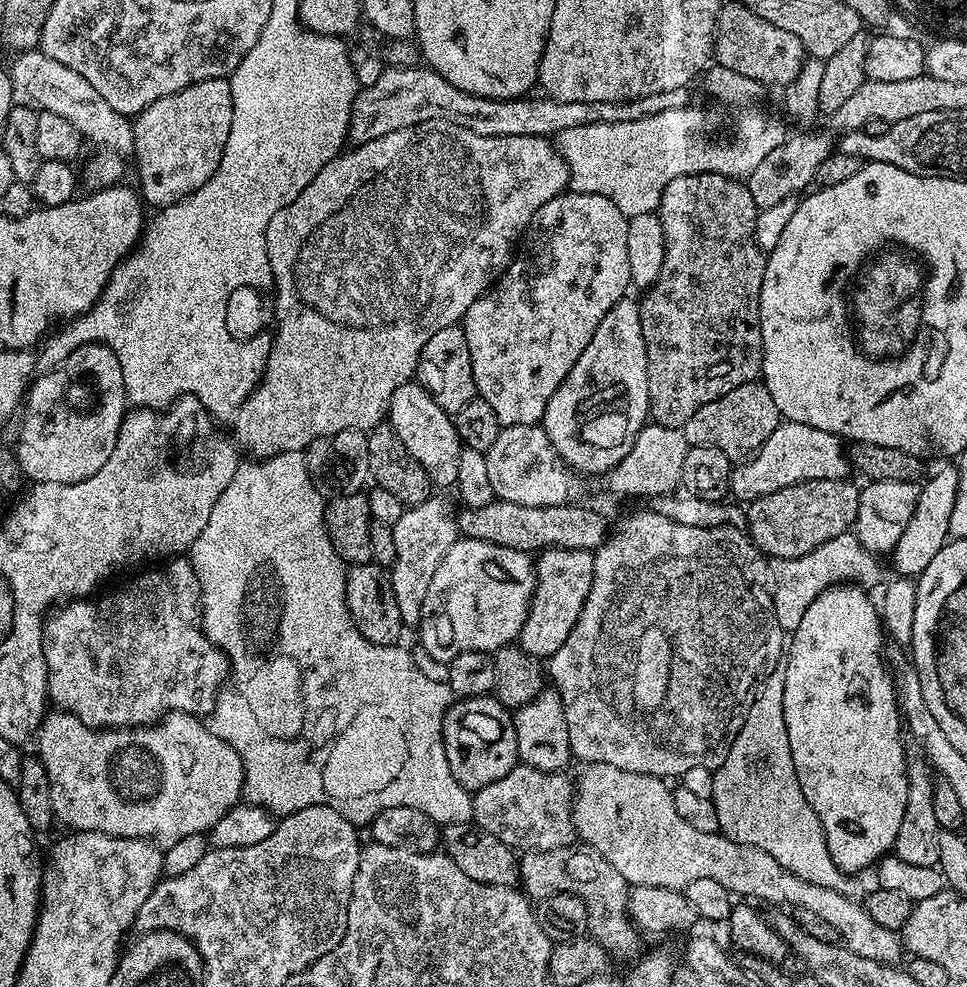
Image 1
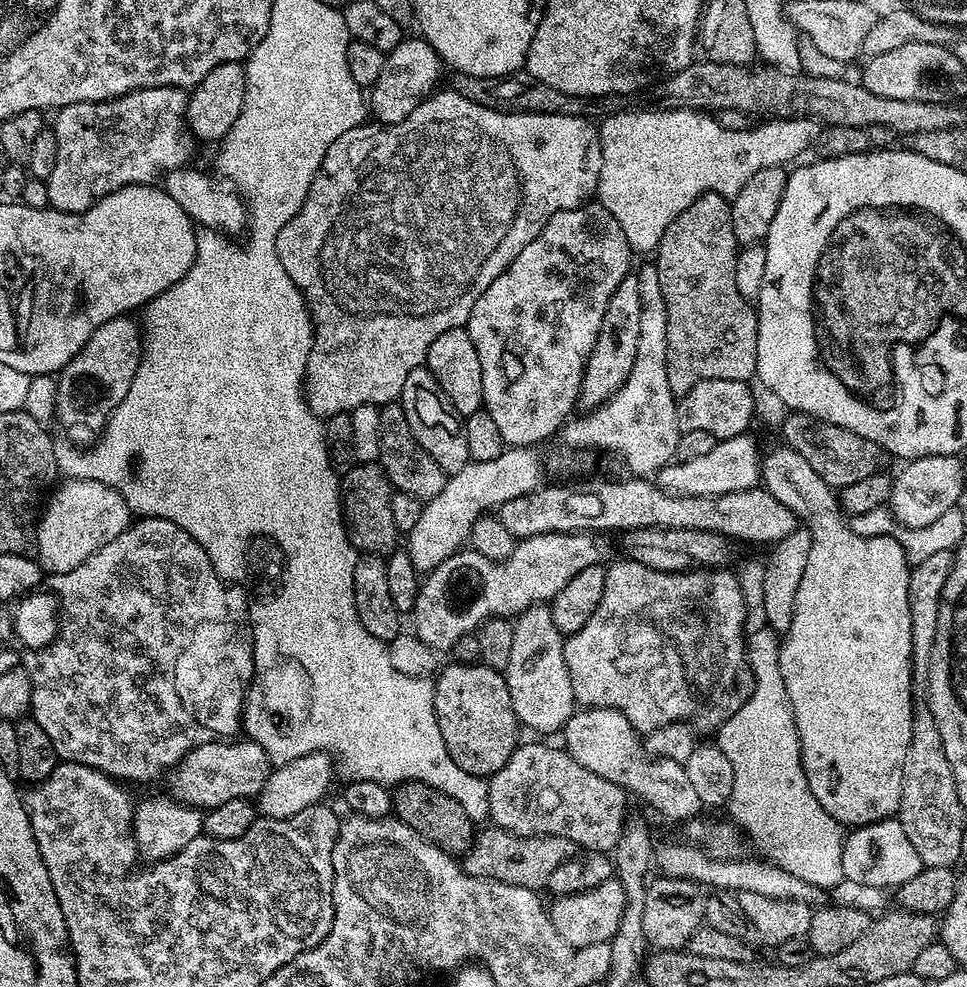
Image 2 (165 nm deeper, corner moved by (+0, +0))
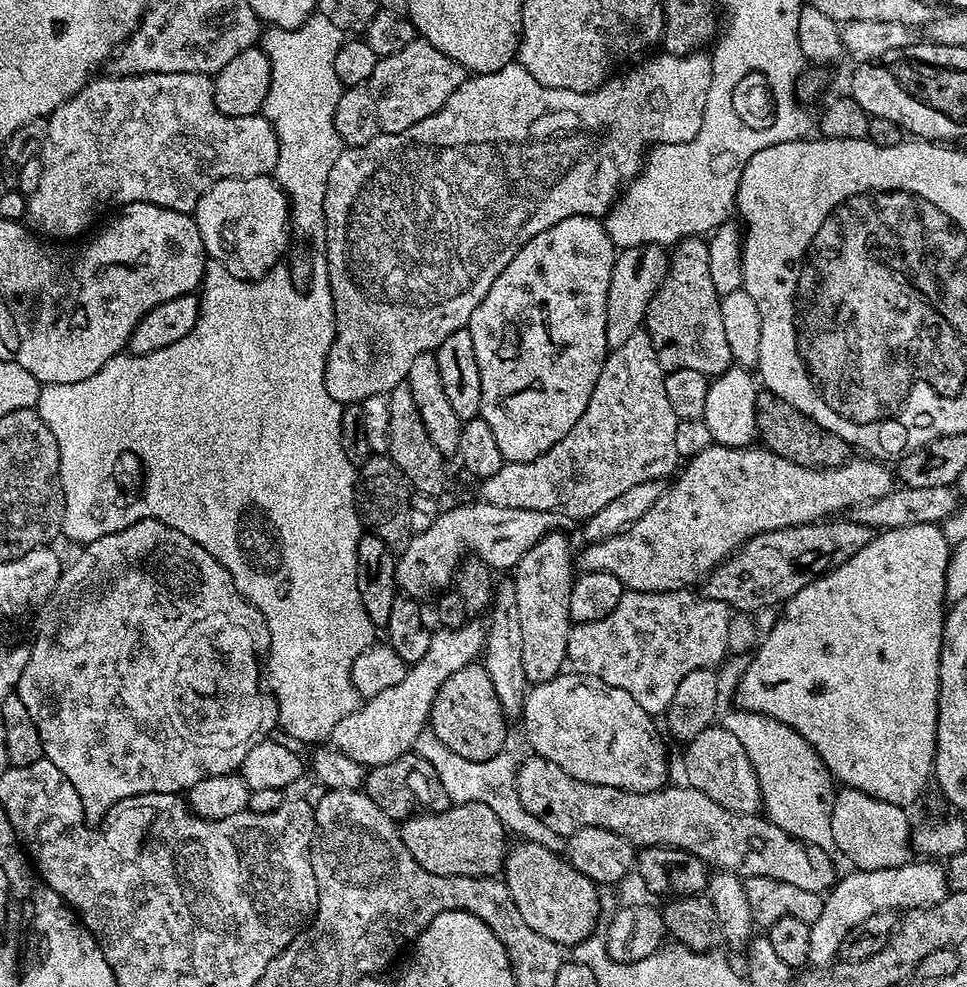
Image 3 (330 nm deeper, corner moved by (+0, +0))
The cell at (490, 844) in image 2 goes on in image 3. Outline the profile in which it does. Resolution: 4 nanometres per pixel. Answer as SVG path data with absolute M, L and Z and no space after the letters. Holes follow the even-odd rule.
M482 802L452 804L444 812L420 812L399 825L400 837L410 850L414 862L422 870L439 876L466 878L496 878L504 871L504 860L510 847L510 833L504 824Z

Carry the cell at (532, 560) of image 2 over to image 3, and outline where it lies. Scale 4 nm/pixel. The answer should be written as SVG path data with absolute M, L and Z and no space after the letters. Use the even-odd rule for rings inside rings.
M712 443L702 450L702 454L691 457L685 463L688 464L685 468L683 465L679 469L678 475L671 481L673 484L669 483L665 487L658 502L654 502L654 506L650 506L650 510L646 510L638 522L605 540L585 543L585 548L578 552L579 571L614 574L614 578L618 578L625 589L634 592L678 592L691 589L754 535L799 524L815 524L843 513L840 512L843 508L853 510L891 492L894 488L893 469L888 469L884 465L887 463L876 458L860 459L864 460L852 458L839 468L811 468L787 461L765 446L731 448Z

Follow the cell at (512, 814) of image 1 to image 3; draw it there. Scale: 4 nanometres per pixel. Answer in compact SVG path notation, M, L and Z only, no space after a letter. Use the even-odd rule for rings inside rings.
M532 754L529 760L519 765L516 769L516 789L518 790L518 798L522 798L522 806L526 806L526 810L530 810L530 814L534 814L534 818L538 818L542 822L546 822L546 826L550 826L550 830L557 832L559 836L568 837L574 834L574 830L582 830L582 826L602 826L602 830L614 830L614 834L622 834L622 838L626 838L637 849L653 848L654 846L662 846L663 848L677 848L678 850L686 850L690 854L697 856L703 864L711 866L713 869L722 872L733 872L735 876L741 878L745 876L753 876L754 878L778 878L778 882L790 882L790 886L799 886L801 890L810 890L811 892L827 893L838 880L836 874L836 864L832 861L833 853L822 846L810 846L806 842L802 842L798 838L794 838L790 834L786 834L786 830L782 830L778 826L774 826L774 822L770 822L763 815L757 814L747 816L746 814L734 814L730 810L726 810L722 806L718 806L718 802L714 802L714 798L706 798L706 794L702 794L697 788L691 786L683 786L684 788L672 788L673 786L665 786L659 788L656 792L631 792L630 790L622 790L614 786L598 786L590 782L582 782L578 778L570 778L570 774L566 774L566 770L562 770L562 766L554 766L554 762L550 762L546 758Z

